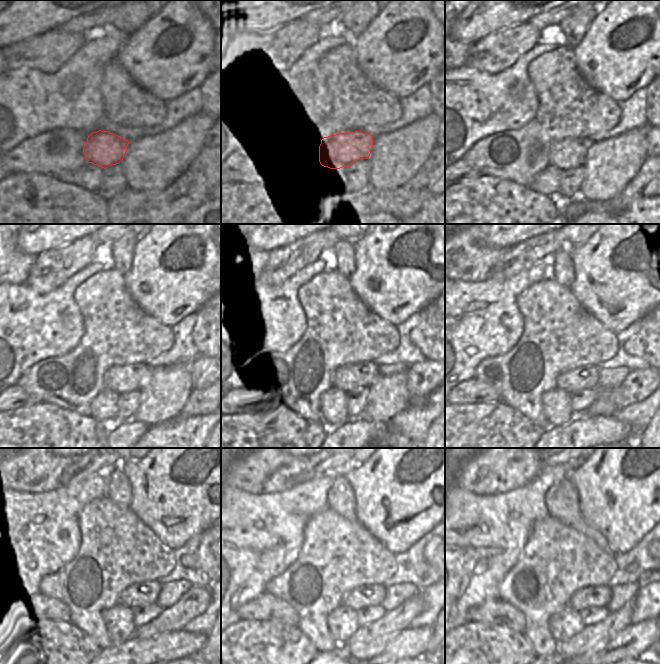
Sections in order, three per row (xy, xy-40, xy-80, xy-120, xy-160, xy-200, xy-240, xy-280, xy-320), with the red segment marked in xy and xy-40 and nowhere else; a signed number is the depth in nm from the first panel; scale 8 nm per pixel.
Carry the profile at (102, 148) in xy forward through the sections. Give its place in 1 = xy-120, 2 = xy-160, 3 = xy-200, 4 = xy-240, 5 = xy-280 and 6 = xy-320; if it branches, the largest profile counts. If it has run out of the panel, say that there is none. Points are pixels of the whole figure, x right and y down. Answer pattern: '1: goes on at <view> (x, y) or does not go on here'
1: goes on at xy-120 (121, 379)
2: goes on at xy-160 (351, 378)
3: goes on at xy-200 (576, 380)
4: goes on at xy-240 (142, 594)
5: goes on at xy-280 (366, 595)
6: goes on at xy-320 (599, 596)

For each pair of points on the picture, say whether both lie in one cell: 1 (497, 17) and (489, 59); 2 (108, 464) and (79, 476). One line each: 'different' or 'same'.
1: different
2: same

